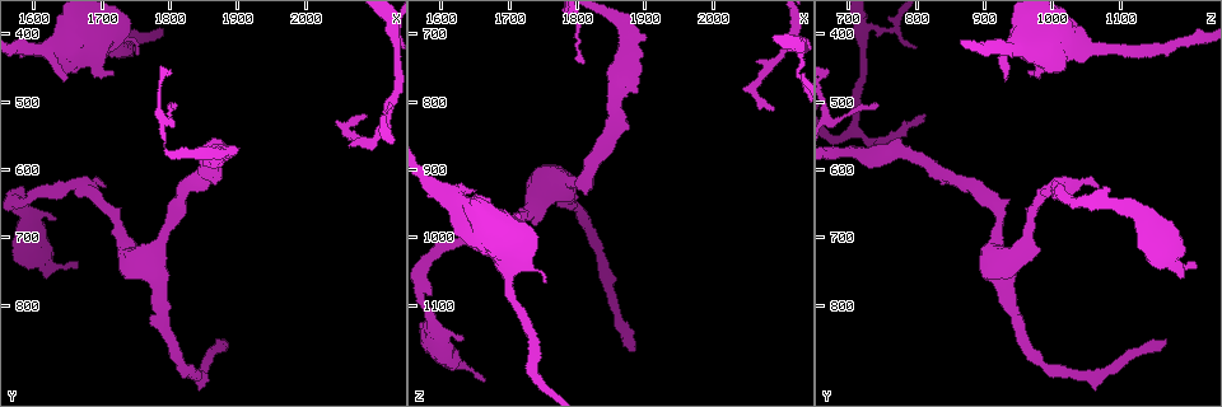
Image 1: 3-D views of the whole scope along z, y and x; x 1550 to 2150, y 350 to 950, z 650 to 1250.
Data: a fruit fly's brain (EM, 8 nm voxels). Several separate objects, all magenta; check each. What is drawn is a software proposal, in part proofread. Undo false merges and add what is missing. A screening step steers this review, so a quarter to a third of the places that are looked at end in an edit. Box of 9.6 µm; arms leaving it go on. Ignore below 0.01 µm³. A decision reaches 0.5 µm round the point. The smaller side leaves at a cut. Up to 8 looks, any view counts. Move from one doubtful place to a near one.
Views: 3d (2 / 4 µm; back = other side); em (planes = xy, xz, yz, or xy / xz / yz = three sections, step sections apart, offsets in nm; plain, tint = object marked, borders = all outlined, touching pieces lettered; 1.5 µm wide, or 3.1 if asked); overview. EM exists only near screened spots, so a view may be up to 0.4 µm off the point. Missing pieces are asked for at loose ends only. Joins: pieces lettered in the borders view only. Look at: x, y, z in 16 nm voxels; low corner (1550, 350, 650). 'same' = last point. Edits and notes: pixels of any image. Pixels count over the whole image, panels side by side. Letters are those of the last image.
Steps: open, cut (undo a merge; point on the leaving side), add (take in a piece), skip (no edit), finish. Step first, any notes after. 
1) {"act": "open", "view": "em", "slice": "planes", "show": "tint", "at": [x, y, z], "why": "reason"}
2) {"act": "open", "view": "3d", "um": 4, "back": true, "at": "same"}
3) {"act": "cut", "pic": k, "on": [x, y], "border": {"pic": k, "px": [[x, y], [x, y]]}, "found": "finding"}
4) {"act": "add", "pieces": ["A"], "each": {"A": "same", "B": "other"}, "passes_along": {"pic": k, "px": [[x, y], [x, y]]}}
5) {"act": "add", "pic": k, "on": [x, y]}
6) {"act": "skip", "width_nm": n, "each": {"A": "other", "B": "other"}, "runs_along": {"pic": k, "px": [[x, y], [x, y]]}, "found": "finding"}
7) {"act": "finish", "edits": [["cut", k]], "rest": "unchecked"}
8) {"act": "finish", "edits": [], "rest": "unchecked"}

{"act": "open", "view": "em", "slice": "planes", "show": "borders", "at": [1665, 745, 1215], "why": "free end"}

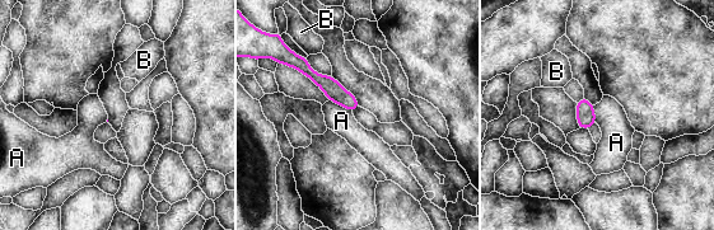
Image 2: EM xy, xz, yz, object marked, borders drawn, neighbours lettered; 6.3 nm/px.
{"act": "skip", "each": {"A": "other", "B": "other"}, "runs_along": {"pic": 2, "px": [[302, 65], [354, 104]]}, "found": "no lettered piece goes on from it"}

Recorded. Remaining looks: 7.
{"act": "open", "view": "3d", "um": 2, "at": [1670, 620, 1005], "why": "arms part here"}

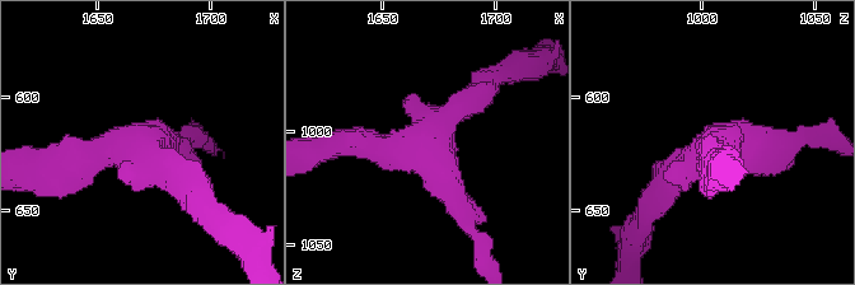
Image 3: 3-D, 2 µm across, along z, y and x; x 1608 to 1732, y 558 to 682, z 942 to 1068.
{"act": "open", "view": "em", "slice": "yz", "step": 4, "show": "tint", "at": [1669, 625, 1005], "why": "now the EM"}

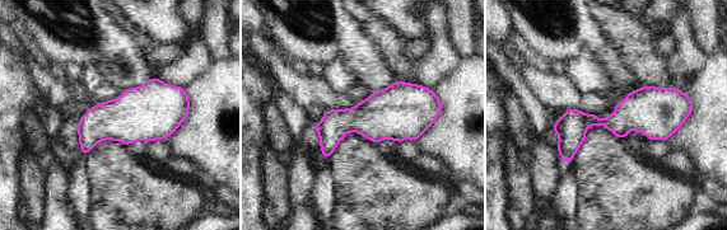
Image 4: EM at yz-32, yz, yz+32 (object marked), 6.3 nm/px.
{"act": "open", "view": "em", "slice": "planes", "show": "borders", "at": "same", "why": "cut it another way"}

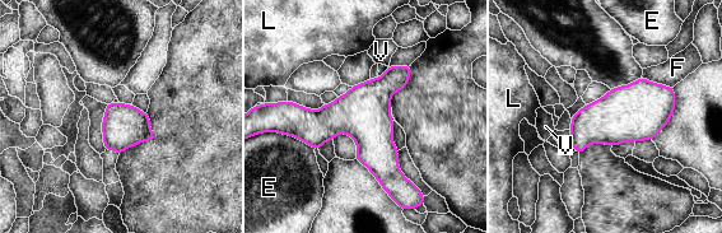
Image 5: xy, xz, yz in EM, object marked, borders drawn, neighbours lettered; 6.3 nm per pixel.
{"act": "skip", "each": {"E": "other", "F": "other", "L": "other", "V": "other"}, "runs_along": {"pic": 5, "px": [[282, 111], [348, 122], [401, 178]]}, "found": "one neuron here"}

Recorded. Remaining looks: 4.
{"act": "open", "view": "em", "slice": "xz", "step": 4, "show": "tint", "at": [1650, 460, 935], "why": "free end"}

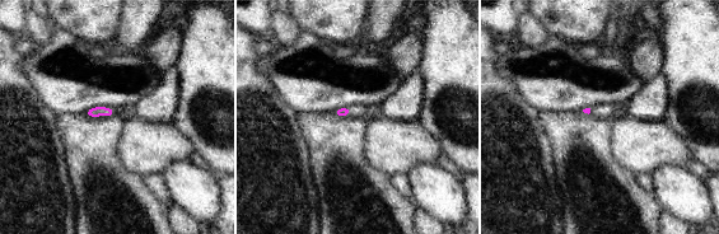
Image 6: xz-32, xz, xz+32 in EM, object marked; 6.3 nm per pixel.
{"act": "open", "view": "em", "slice": "xy", "step": 8, "show": "borders", "at": "same"}

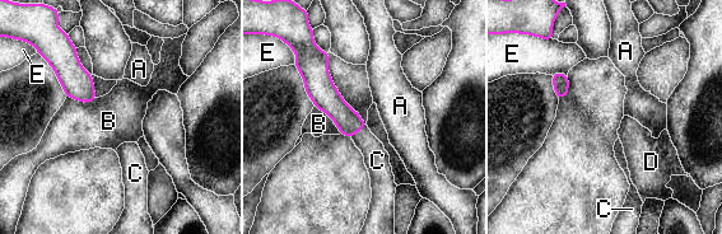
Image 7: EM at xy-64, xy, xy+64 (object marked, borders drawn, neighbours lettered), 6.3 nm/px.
{"act": "add", "pieces": ["C"], "longest_contact_nm": ["B", 240], "each": {"A": "other", "B": "other", "C": "same", "D": "other", "E": "other"}, "passes_along": {"pic": 7, "px": [[330, 102], [358, 130], [377, 160]]}, "found": "the neuron continues"}

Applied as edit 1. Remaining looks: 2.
{"act": "finish", "edits": [["add", 7]], "rest": "unchecked"}

